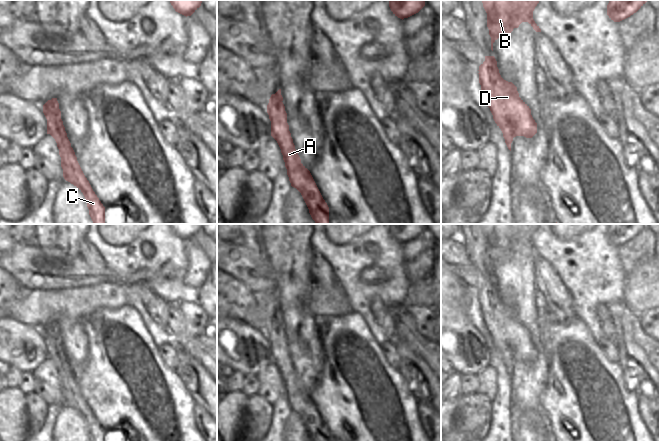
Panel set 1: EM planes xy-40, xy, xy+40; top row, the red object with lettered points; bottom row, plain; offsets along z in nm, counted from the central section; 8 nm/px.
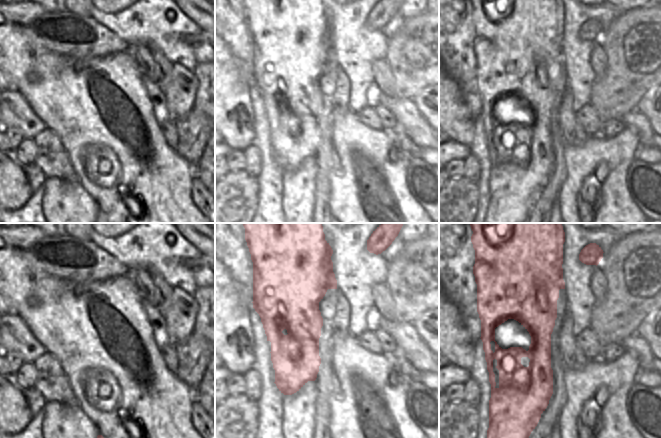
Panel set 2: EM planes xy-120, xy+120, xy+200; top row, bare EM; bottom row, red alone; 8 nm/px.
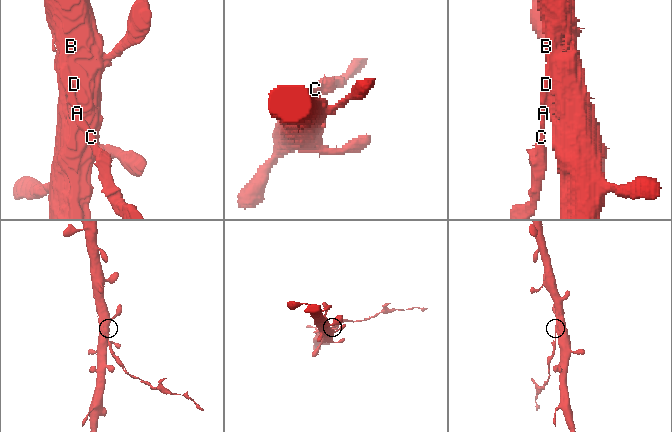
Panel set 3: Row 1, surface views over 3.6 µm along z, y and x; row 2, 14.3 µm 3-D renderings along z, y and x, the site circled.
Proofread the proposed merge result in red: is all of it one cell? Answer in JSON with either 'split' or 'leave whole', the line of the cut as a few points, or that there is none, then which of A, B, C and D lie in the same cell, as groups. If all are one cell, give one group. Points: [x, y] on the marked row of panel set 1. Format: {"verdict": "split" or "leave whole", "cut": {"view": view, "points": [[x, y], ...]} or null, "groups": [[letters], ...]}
{"verdict": "split", "cut": {"view": "xy+40", "points": [[490, 107], [500, 107], [513, 137]]}, "groups": [["A", "C"], ["B", "D"]]}

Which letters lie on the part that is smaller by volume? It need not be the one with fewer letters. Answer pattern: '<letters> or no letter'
A, C

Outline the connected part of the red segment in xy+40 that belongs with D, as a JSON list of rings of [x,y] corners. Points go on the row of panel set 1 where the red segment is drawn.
[[[485,56],[478,71],[481,91],[488,107],[501,107],[513,137],[532,138],[537,133],[537,123],[531,115],[531,109],[519,97],[517,87],[501,77],[495,57]]]

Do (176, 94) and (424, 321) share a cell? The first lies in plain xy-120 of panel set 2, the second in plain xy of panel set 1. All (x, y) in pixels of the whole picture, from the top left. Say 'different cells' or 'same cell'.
same cell

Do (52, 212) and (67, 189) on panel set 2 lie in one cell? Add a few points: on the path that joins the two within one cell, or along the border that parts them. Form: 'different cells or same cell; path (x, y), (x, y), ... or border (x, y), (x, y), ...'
same cell; path (58, 206), (67, 195)

